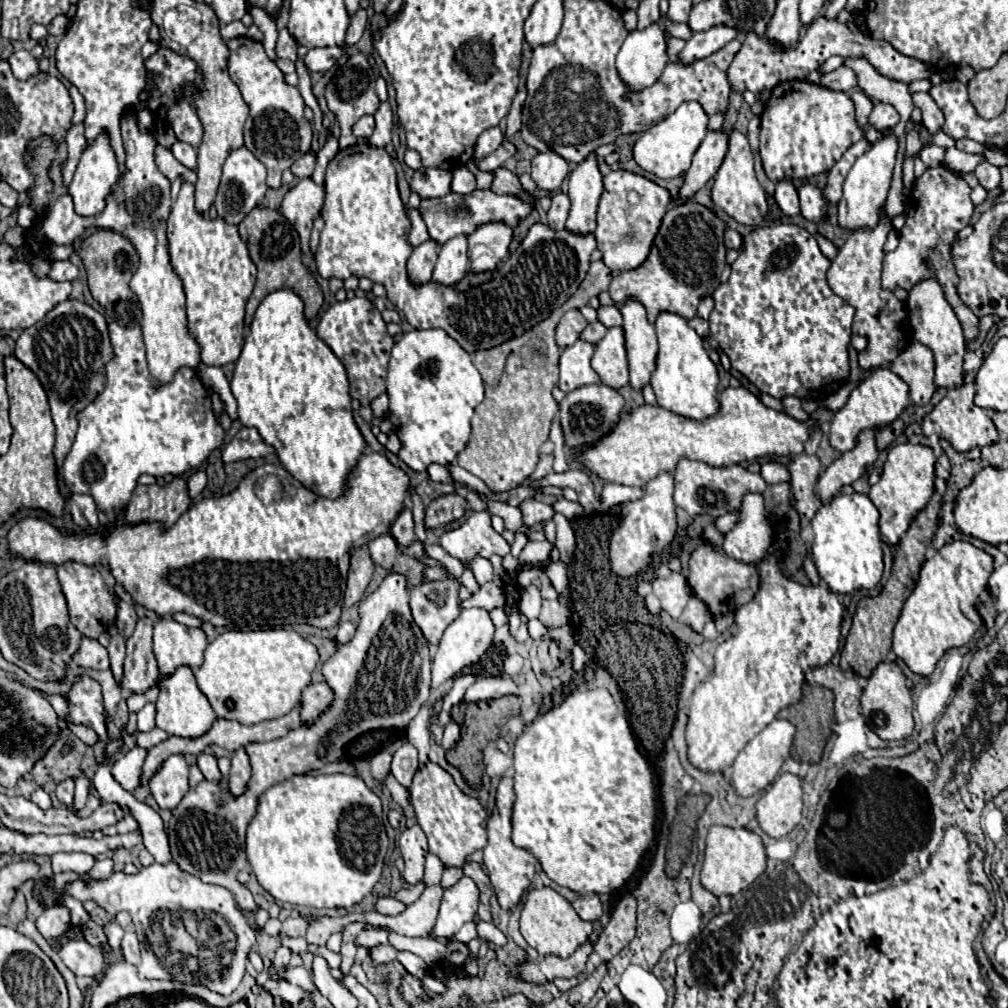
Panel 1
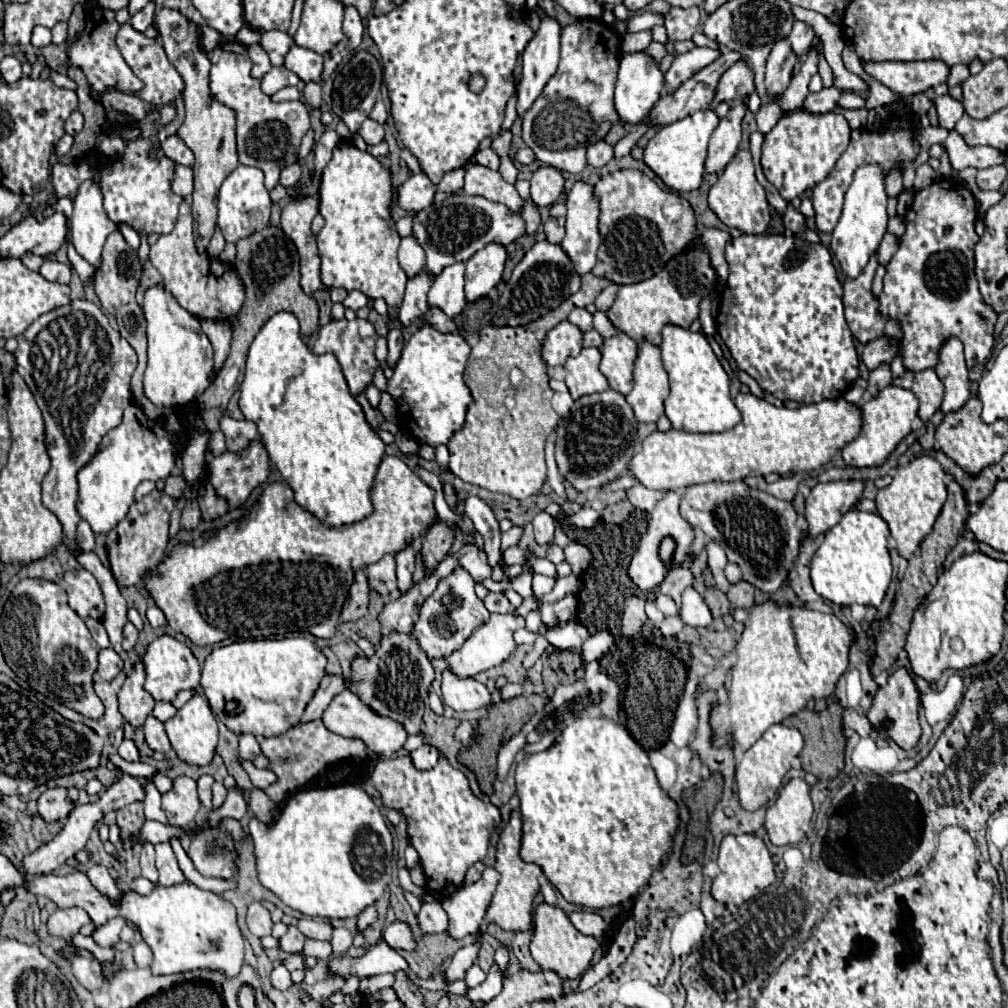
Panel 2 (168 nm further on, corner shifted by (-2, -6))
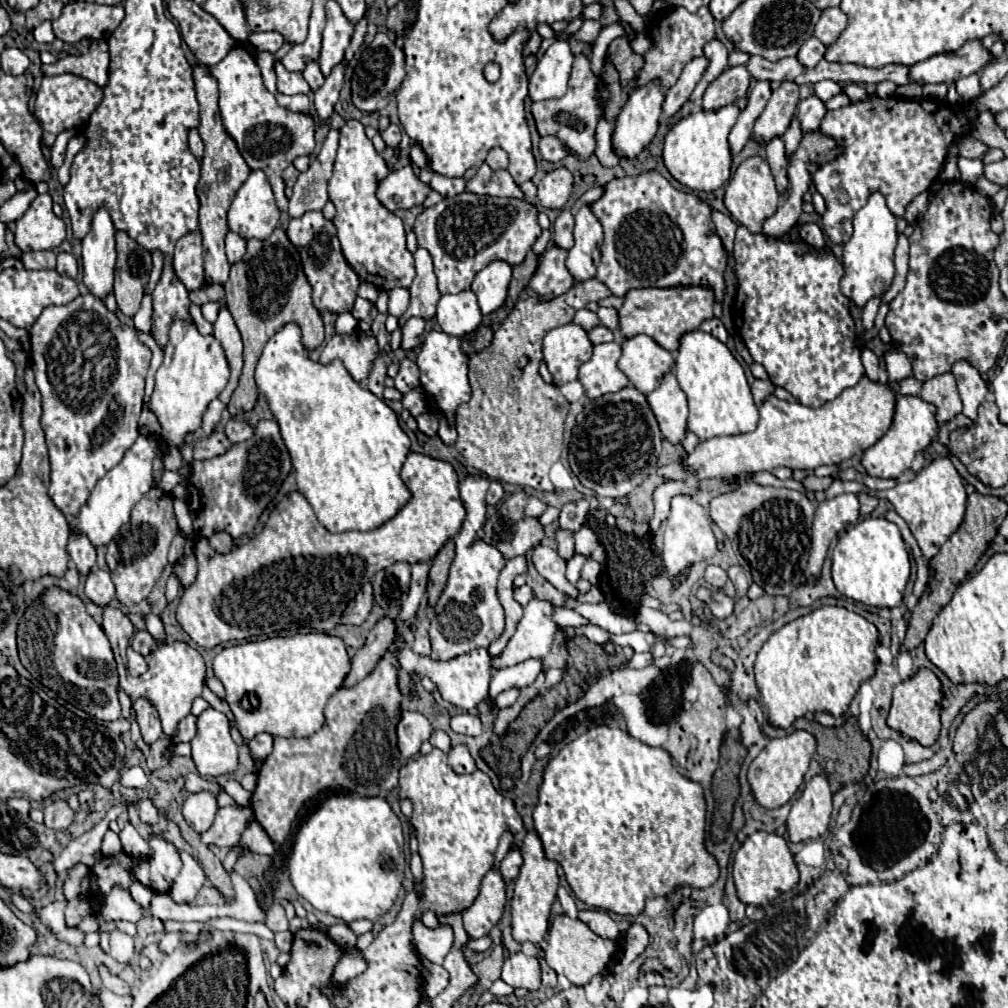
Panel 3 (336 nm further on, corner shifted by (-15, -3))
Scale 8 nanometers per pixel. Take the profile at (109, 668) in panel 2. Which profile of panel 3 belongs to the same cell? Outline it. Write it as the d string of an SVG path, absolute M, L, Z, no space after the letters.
M128 647L128 671L130 671L130 675L140 677L146 669L148 669L146 659L140 653L136 653L132 647Z

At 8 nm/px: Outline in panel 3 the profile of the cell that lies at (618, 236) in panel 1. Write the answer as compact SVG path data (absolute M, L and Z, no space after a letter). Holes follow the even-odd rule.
M648 171L636 177L612 179L606 185L604 195L592 203L590 209L604 229L604 243L600 247L602 261L598 265L596 279L600 279L600 283L612 291L612 295L624 297L634 287L708 287L714 291L716 301L722 301L726 289L724 269L728 255L712 223L712 209L702 199L674 189L660 173ZM694 251L700 253L700 259L694 257Z

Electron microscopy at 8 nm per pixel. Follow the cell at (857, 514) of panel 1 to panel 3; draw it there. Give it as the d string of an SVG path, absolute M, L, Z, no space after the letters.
M868 517L852 525L834 547L832 579L836 589L848 599L870 607L898 607L910 577L910 559L902 535L894 523L880 517Z

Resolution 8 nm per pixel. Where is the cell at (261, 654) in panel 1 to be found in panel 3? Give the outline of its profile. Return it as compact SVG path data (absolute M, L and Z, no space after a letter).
M308 633L224 647L214 657L212 669L226 687L226 703L246 741L258 733L308 737L324 725L324 707L342 687L350 671L350 657L340 637Z

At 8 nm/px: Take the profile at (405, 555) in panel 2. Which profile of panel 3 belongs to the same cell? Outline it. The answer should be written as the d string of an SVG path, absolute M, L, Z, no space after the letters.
M428 563L412 565L412 585L410 585L408 599L404 601L396 617L398 629L392 645L388 647L386 655L380 657L376 667L368 673L368 677L364 677L354 687L340 687L332 695L332 699L326 705L326 725L306 739L274 737L274 751L264 759L258 771L256 789L250 799L254 819L264 827L264 831L274 843L284 845L290 839L290 833L294 829L294 823L298 821L302 805L314 799L324 789L344 789L360 797L386 797L388 791L392 791L398 785L398 771L406 763L398 751L398 737L396 737L396 723L400 721L400 703L402 703L402 693L398 689L398 653L406 645L406 637L412 625L416 623L416 613L422 605L422 597L428 583L428 571L430 571Z

